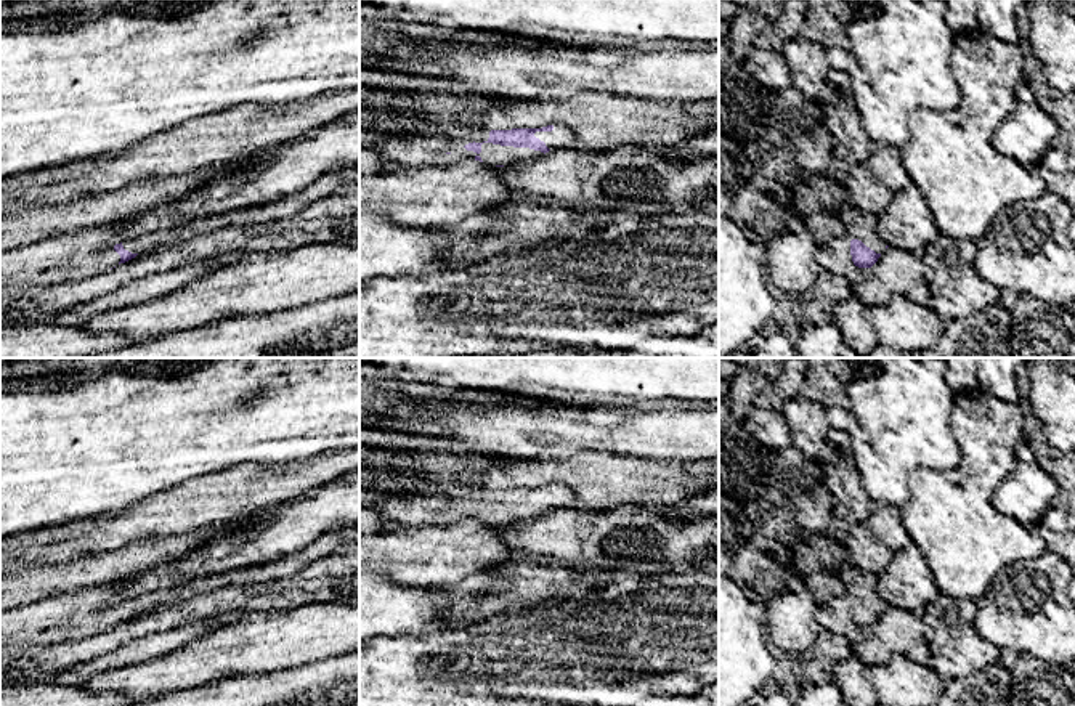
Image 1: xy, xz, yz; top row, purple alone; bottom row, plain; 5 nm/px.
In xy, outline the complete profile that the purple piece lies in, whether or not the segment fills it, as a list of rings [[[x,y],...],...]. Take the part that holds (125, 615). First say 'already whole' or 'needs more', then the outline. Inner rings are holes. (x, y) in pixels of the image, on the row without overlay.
needs more; [[[112,581],[75,592],[56,594],[35,603],[0,611],[0,651],[19,656],[34,639],[34,647],[74,643],[109,631],[138,613],[176,603],[197,594],[193,584],[143,594],[120,603],[112,600],[125,582]]]

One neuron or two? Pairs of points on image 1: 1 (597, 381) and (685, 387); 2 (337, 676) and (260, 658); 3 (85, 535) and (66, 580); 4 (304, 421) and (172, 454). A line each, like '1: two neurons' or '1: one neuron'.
1: one neuron
2: two neurons
3: two neurons
4: one neuron

